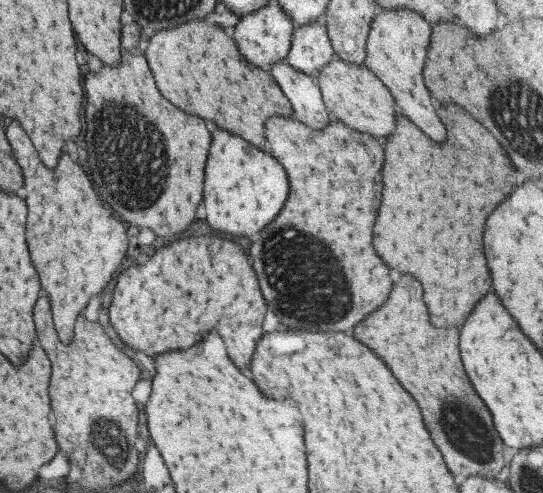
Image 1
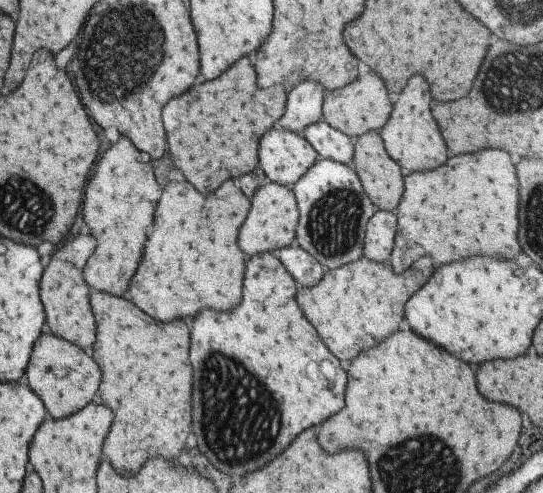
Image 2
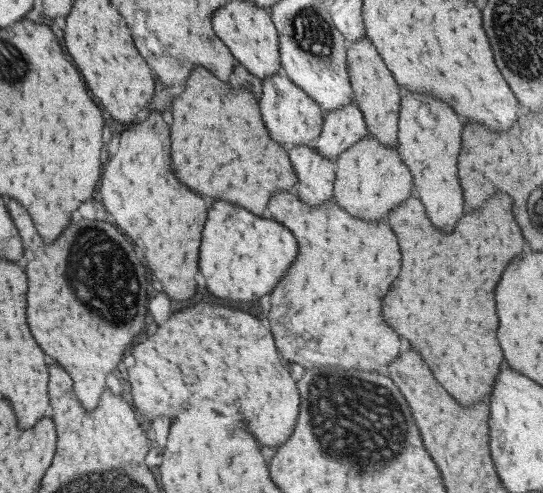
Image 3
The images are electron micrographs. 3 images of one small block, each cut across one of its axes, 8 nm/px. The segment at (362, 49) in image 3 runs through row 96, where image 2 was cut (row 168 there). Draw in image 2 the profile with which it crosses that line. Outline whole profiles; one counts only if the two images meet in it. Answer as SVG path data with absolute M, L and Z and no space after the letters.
M369 131L353 140L354 151L352 158L352 169L359 177L362 192L375 206L376 210L389 210L393 212L397 208L397 202L401 198L401 190L403 190L403 176L399 166L385 154L381 137L376 131Z

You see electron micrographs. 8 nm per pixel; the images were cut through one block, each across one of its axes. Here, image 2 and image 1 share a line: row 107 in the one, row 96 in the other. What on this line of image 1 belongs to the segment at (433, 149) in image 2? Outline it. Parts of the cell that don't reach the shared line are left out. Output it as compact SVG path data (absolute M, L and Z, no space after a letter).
M399 8L397 10L383 10L373 16L367 44L365 44L364 64L375 77L387 86L387 90L395 98L397 106L401 108L401 112L415 126L423 128L423 132L431 140L441 142L445 138L445 130L431 108L429 92L425 90L423 80L421 80L421 68L425 64L429 34L431 34L431 26L419 14L407 12L403 8L401 10Z

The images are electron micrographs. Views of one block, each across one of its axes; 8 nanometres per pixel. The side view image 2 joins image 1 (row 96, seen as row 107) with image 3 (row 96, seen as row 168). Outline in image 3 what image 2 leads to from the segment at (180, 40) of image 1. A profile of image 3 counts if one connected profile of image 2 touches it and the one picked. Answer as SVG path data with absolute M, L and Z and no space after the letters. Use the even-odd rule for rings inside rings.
M195 68L187 82L185 90L171 104L171 170L173 176L187 188L195 192L203 192L199 196L207 196L209 200L225 200L235 206L249 210L251 214L261 216L271 194L279 190L290 190L295 184L295 172L288 159L288 151L279 144L271 142L267 130L261 122L255 98L241 90L231 88L229 84L219 82L207 70ZM221 128L223 128L223 178L221 178Z

